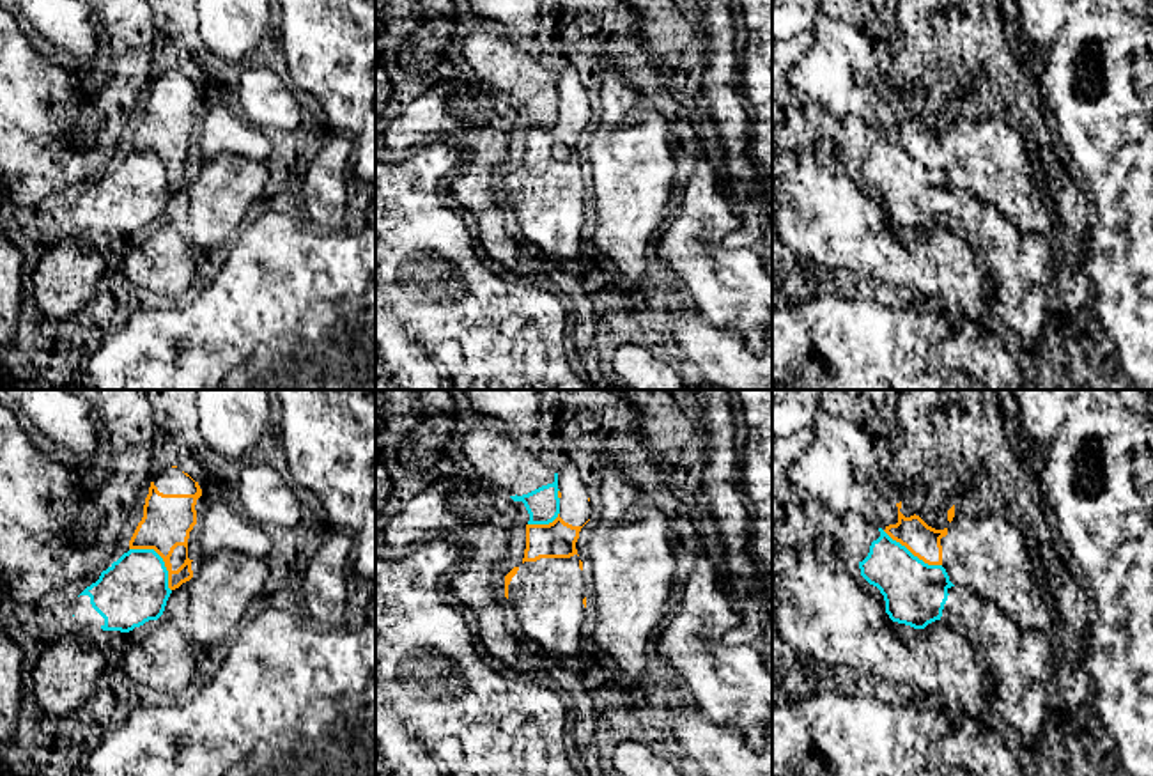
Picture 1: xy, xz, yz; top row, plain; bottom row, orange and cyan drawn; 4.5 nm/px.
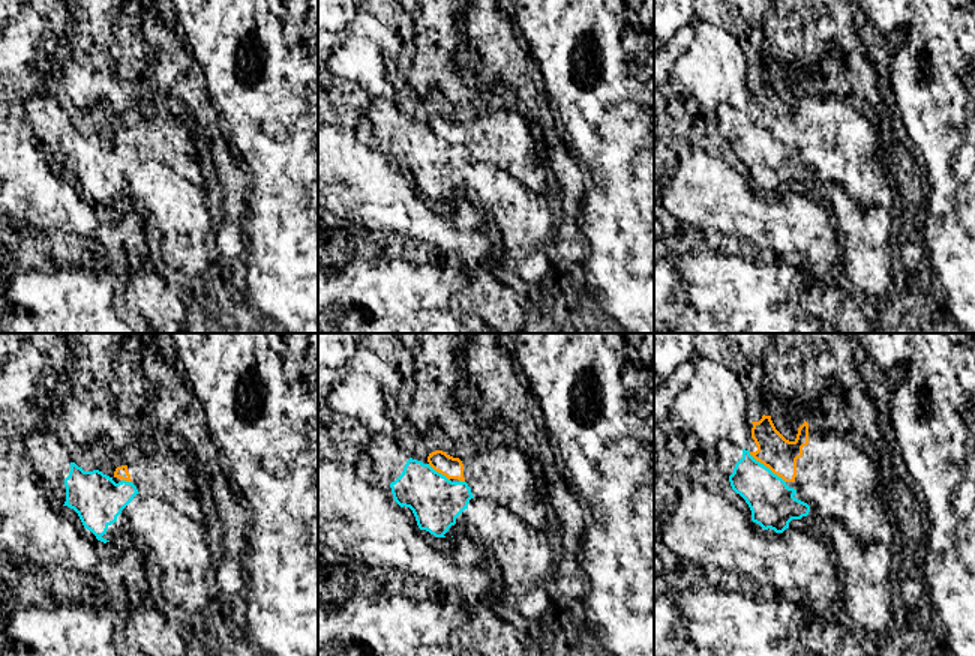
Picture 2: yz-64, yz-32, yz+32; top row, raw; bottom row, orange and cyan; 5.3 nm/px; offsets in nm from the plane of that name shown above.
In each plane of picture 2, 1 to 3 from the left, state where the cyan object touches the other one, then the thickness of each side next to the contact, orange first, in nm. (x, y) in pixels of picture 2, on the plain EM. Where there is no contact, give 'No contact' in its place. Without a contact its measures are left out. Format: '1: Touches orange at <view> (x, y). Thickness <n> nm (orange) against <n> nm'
1: Touches orange at yz-64 (126, 144). Thickness 70 nm (orange) against 260 nm
2: Touches orange at yz-32 (438, 135). Thickness 120 nm (orange) against 280 nm
3: Touches orange at yz+32 (767, 129). Thickness 180 nm (orange) against 240 nm

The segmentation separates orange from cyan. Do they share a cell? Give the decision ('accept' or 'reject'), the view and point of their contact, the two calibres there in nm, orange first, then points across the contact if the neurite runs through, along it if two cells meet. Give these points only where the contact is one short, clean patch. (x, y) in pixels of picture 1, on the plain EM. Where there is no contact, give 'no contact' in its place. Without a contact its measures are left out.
reject; meets orange in xy at (162, 160); 220 nm thick on the orange side, 300 nm on the other

